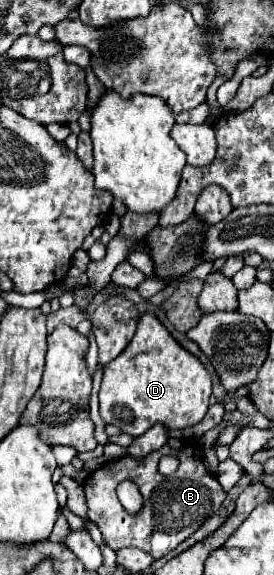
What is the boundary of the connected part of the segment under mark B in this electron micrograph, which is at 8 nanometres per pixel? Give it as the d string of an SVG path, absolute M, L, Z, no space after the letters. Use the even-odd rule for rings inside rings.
M185 440L179 450L171 446L163 446L143 458L123 456L121 460L105 462L101 468L91 472L85 480L83 490L89 506L89 520L97 524L107 546L113 550L121 550L127 546L141 548L153 558L161 558L171 552L177 544L181 544L187 536L191 536L211 514L215 514L225 500L225 490L203 466L203 450L197 442ZM161 456L177 456L179 468L171 476L163 476L157 470L157 462ZM131 480L137 484L143 496L143 508L137 514L127 514L127 510L117 500L115 488L119 482Z

